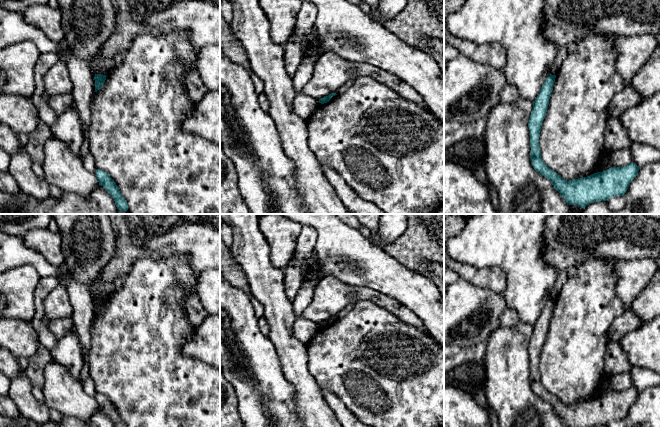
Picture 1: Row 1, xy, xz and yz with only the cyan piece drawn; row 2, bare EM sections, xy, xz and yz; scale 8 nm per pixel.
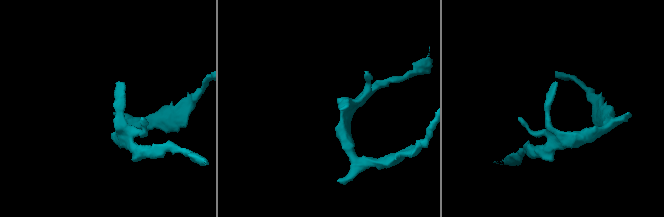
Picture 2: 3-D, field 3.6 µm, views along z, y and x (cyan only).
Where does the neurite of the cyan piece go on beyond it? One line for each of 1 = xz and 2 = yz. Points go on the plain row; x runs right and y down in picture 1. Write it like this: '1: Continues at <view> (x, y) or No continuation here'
1: No continuation here
2: No continuation here

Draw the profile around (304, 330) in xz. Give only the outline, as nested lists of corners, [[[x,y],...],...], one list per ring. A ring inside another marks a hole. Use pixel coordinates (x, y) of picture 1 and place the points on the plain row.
[[[298,317],[293,324],[293,336],[304,344],[308,344],[319,330],[319,324]]]

